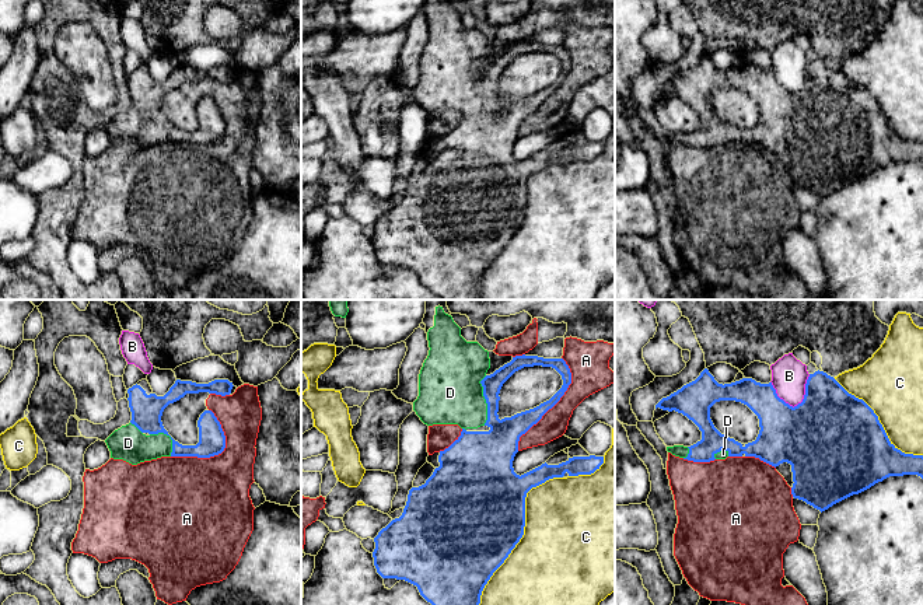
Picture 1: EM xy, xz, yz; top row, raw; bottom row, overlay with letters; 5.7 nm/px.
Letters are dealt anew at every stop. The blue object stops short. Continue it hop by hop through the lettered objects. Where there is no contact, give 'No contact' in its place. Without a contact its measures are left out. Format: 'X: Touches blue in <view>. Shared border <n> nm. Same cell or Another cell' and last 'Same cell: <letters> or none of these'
A: Touches blue in xz. Shared border 600 nm. Another cell
B: Touches blue in yz. Shared border 240 nm. Another cell
C: Touches blue in xz. Shared border 900 nm. Another cell
D: Touches blue in xz. Shared border 280 nm. Same cell
Same cell: D

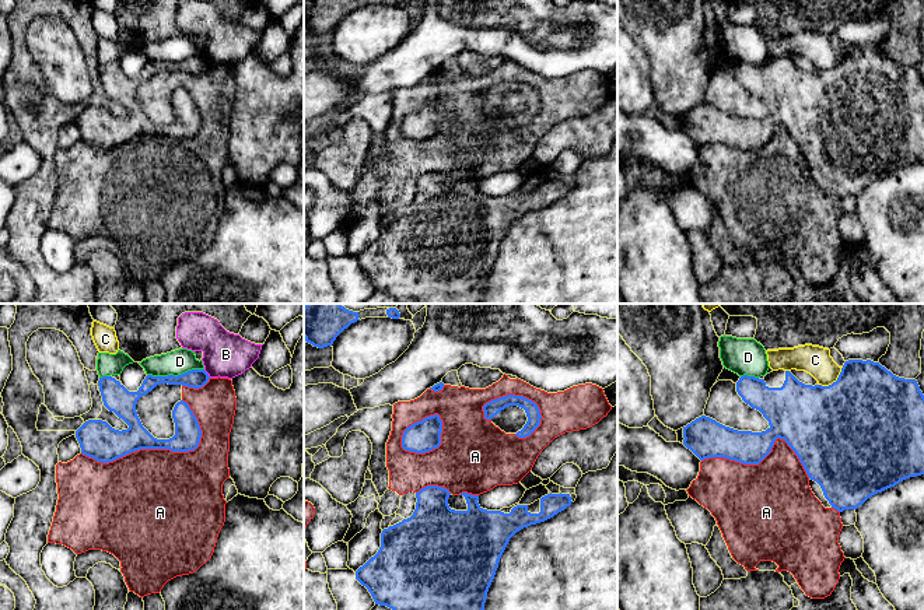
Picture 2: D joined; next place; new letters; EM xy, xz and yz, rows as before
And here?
A: Touches blue in xy. Shared border 700 nm. Another cell
B: Touches blue in xy. Shared border 60 nm. Another cell
C: Touches blue in yz. Shared border 190 nm. Another cell
D: Touches blue in xy. Shared border 340 nm. Another cell
Same cell: none of these

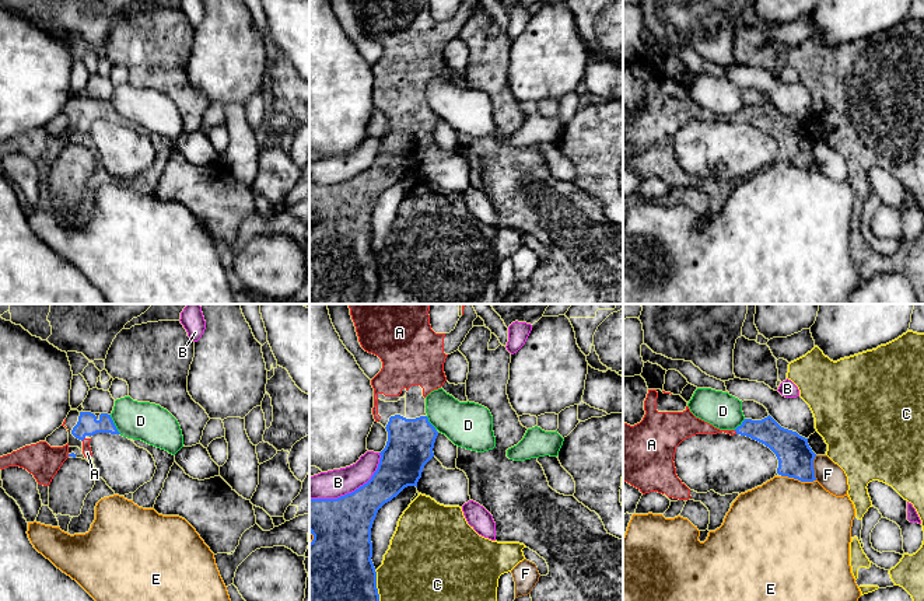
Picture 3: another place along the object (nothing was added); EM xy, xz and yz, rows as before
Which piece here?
A: Touches blue in yz. Shared border 30 nm. Same cell
B: Touches blue in xz. Shared border 480 nm. Another cell
C: Touches blue in xz. Shared border 280 nm. Another cell
D: Touches blue in xy. Shared border 130 nm. Another cell
E: Touches blue in yz. Shared border 200 nm. Another cell
F: Touches blue in yz. Shared border 140 nm. Another cell
Same cell: A

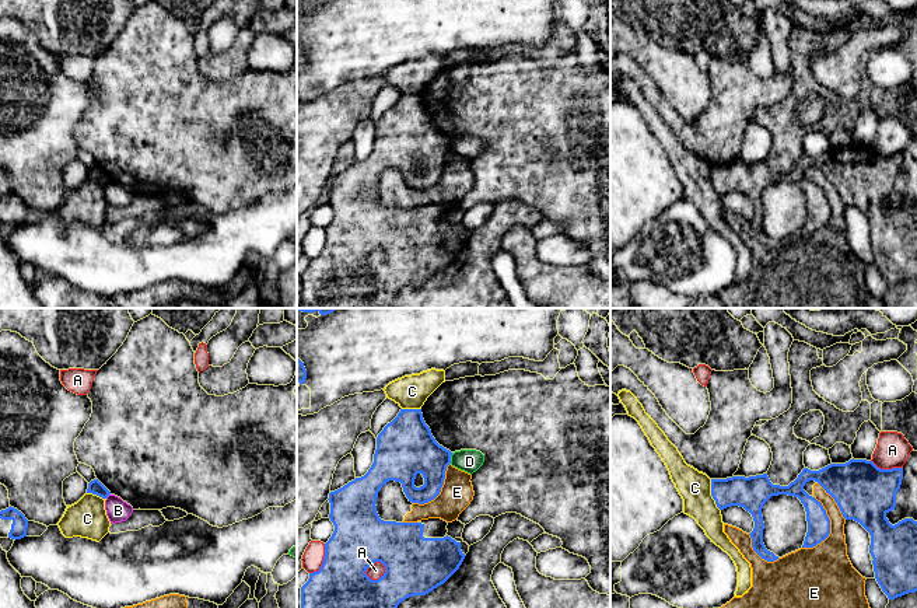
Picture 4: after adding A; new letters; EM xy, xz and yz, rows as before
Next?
A: Touches blue in xz. Shared border 130 nm. Another cell
B: Touches blue in xy. Shared border 40 nm. Another cell
C: Touches blue in yz. Shared border 190 nm. Another cell
D: Touches blue in xz. Shared border 70 nm. Another cell
E: Touches blue in yz. Shared border 300 nm. Another cell
Same cell: none of these

